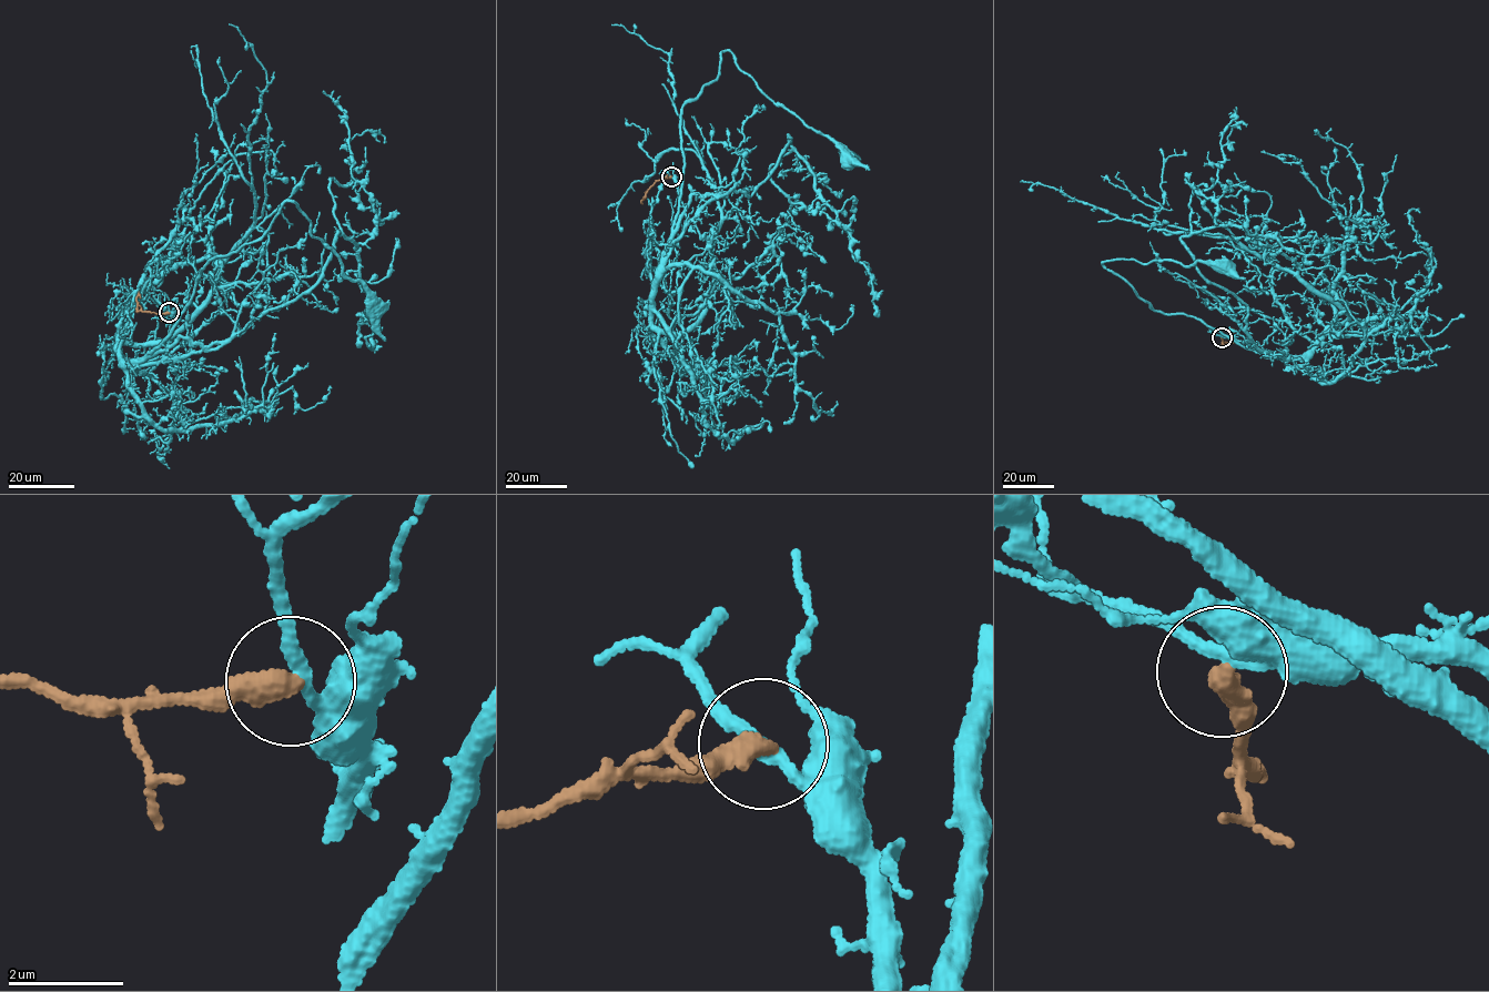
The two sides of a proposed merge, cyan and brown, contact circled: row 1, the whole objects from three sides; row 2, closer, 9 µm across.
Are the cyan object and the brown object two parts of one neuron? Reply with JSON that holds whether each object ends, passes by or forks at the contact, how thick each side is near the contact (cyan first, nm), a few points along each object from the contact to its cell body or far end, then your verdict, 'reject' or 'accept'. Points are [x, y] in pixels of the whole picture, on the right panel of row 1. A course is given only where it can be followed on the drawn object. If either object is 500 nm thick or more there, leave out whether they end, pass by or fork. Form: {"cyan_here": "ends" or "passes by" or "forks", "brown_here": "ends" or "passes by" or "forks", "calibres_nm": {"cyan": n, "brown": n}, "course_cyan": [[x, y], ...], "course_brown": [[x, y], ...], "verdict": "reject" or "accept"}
{"cyan_here": "passes by", "brown_here": "ends", "calibres_nm": {"cyan": 240, "brown": 400}, "course_cyan": [[1221, 337], [1254, 351], [1193, 316], [1156, 312], [1102, 263], [1170, 259], [1228, 266]], "course_brown": [[1221, 337], [1223, 343], [1232, 342], [1232, 329], [1229, 332]], "verdict": "reject"}

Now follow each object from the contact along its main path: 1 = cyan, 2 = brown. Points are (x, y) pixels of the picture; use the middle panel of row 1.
1: (670, 176), (684, 206), (681, 108), (716, 79), (720, 53), (726, 50), (775, 103), (841, 147), (848, 162)
2: (671, 176), (657, 181), (644, 196)

